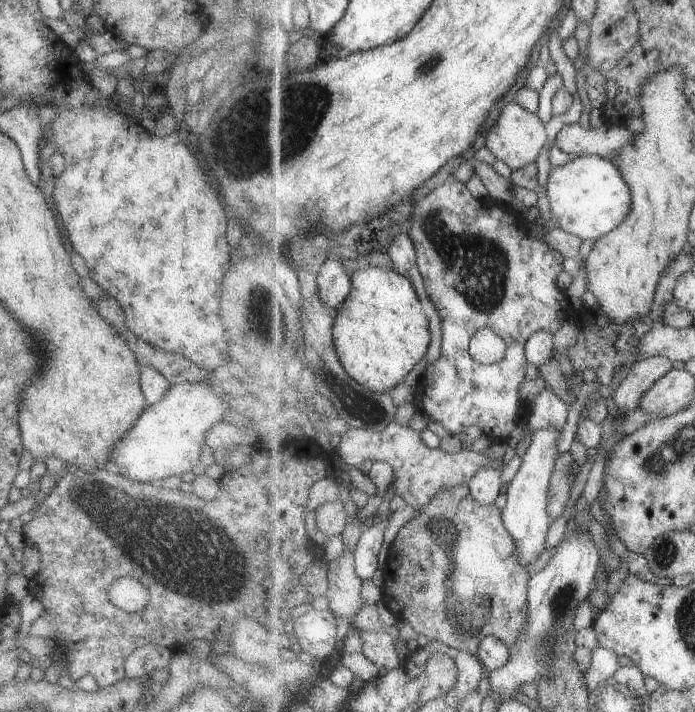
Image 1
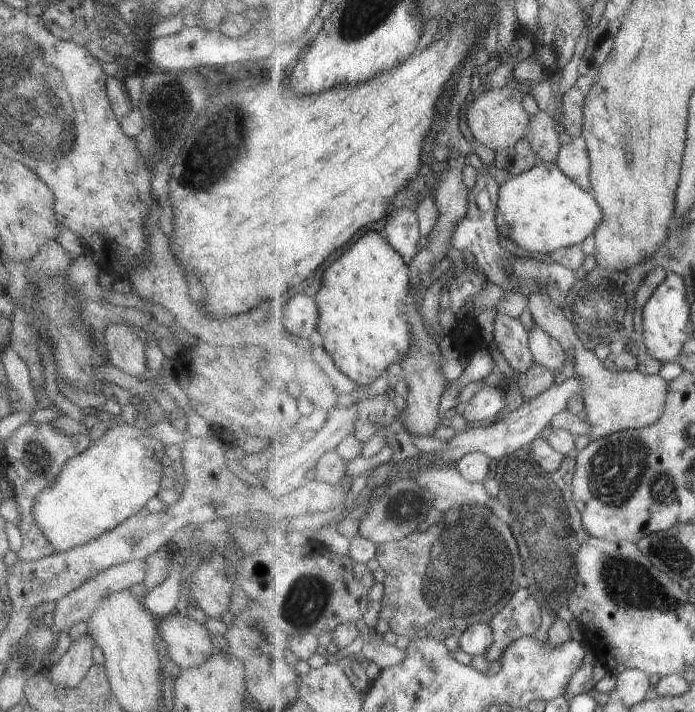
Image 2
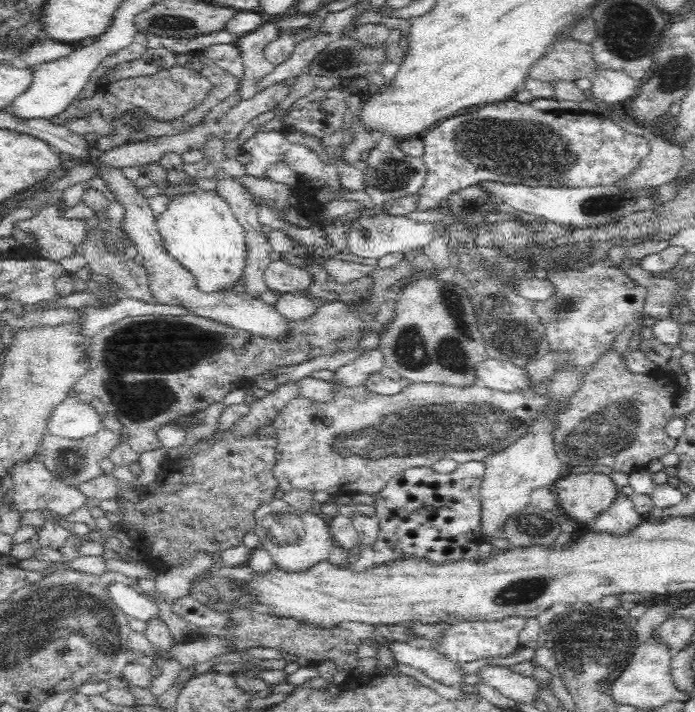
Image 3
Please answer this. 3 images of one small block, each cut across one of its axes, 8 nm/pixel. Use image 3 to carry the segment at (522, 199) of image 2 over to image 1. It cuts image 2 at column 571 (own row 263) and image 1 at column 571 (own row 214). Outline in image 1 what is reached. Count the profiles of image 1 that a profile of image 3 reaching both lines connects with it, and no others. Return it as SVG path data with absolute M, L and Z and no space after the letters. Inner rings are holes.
M579 155L564 166L551 169L546 194L551 212L556 218L556 227L567 230L582 240L591 239L596 242L599 238L606 236L625 222L625 218L631 214L631 208L633 208L633 190L629 180L625 180L623 170L614 161L598 155Z

